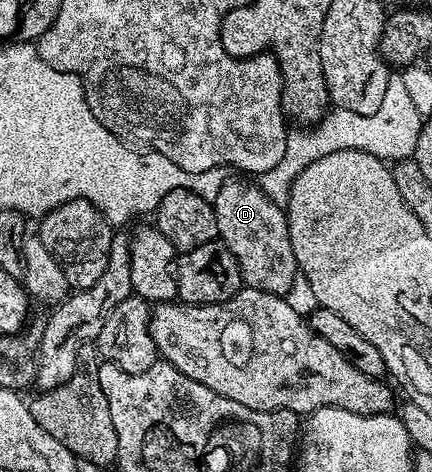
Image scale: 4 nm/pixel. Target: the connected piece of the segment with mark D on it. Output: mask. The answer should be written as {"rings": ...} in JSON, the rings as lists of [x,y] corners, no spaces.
{"rings":[[[227,179],[212,202],[216,214],[218,239],[232,250],[232,258],[240,266],[245,287],[285,296],[300,274],[296,254],[292,254],[292,238],[288,238],[288,222],[283,205],[270,200],[257,183]]]}

